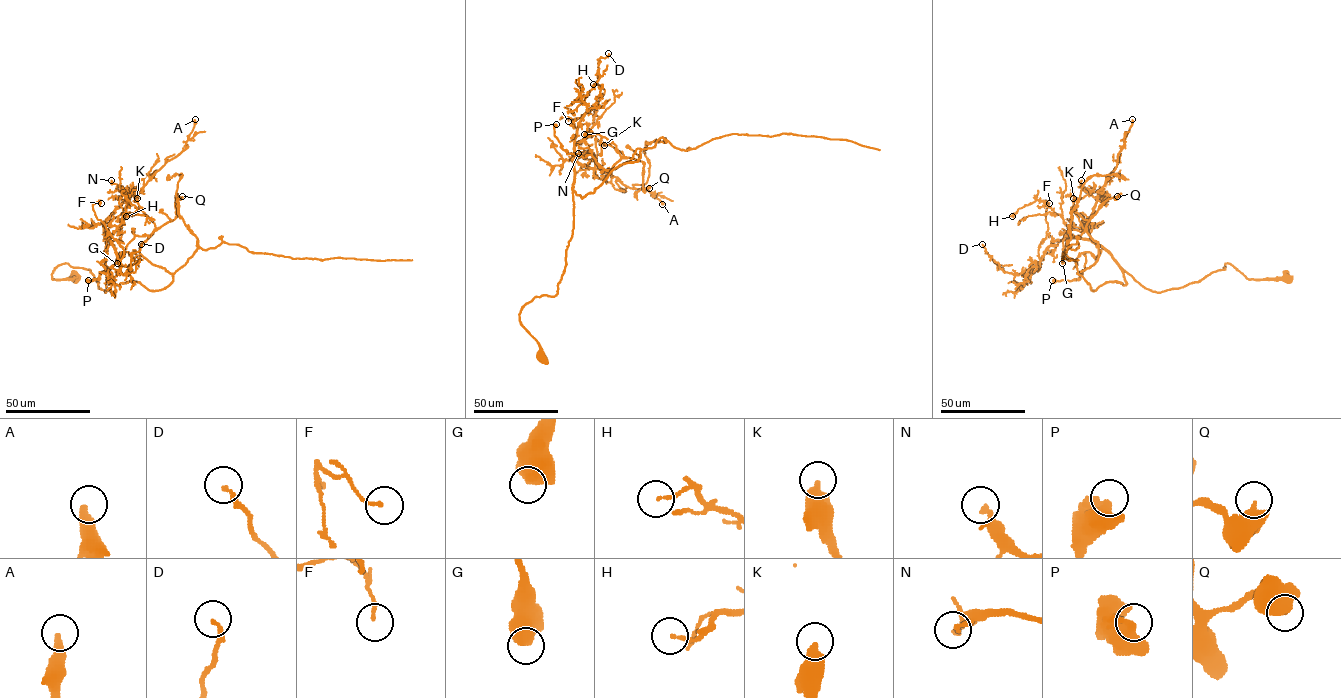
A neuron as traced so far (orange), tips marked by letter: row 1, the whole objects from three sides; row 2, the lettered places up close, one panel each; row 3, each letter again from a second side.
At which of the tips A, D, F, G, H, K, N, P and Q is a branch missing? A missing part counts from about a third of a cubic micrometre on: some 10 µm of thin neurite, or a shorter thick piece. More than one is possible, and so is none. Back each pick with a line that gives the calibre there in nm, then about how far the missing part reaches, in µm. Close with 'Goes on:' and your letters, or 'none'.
A: calibre 400 nm; missing 9 µm
Goes on: A

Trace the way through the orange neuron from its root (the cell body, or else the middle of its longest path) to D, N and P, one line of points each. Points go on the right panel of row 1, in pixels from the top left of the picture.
D: (1286, 277), (1248, 279), (1226, 263), (1156, 292), (1090, 240), (1054, 241), (1036, 269), (1018, 275), (982, 244)
N: (1286, 277), (1248, 279), (1226, 263), (1182, 287), (1145, 288), (1091, 237), (1096, 199), (1081, 180)
P: (1286, 277), (1226, 263), (1156, 292), (1120, 266), (1125, 284), (1092, 290), (1084, 252), (1078, 279), (1052, 280)

